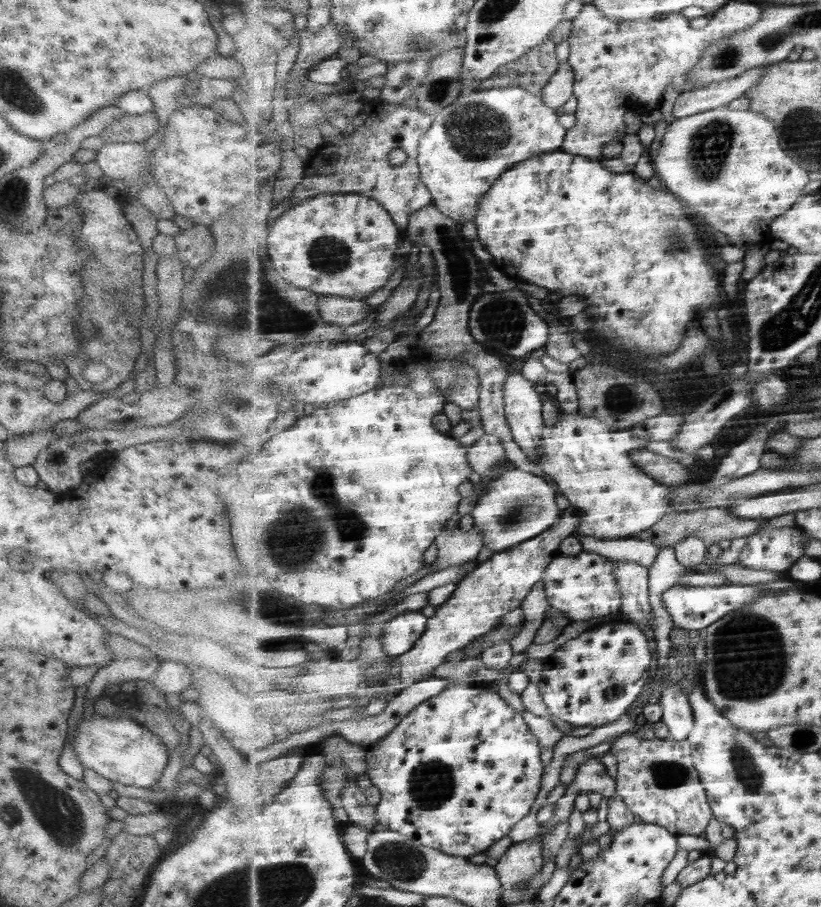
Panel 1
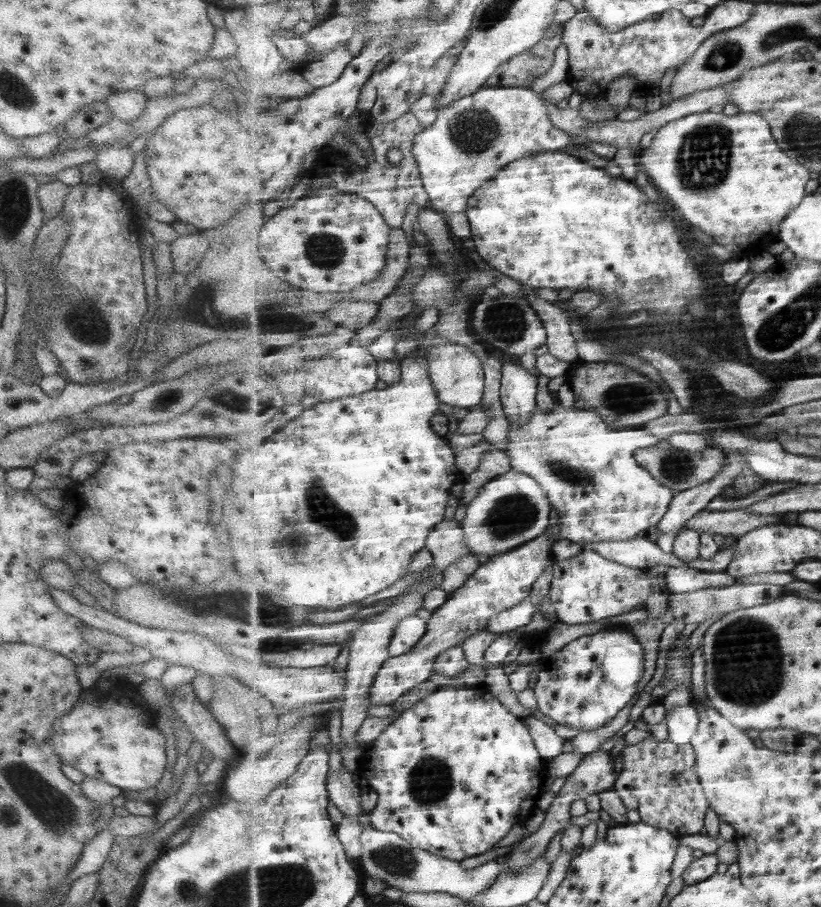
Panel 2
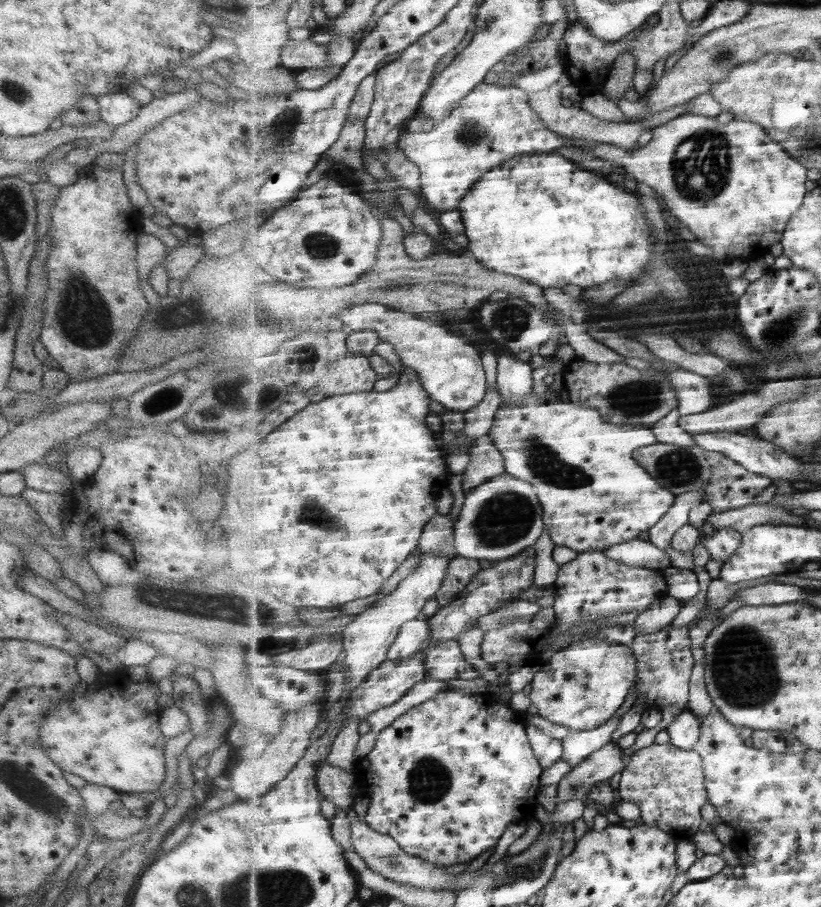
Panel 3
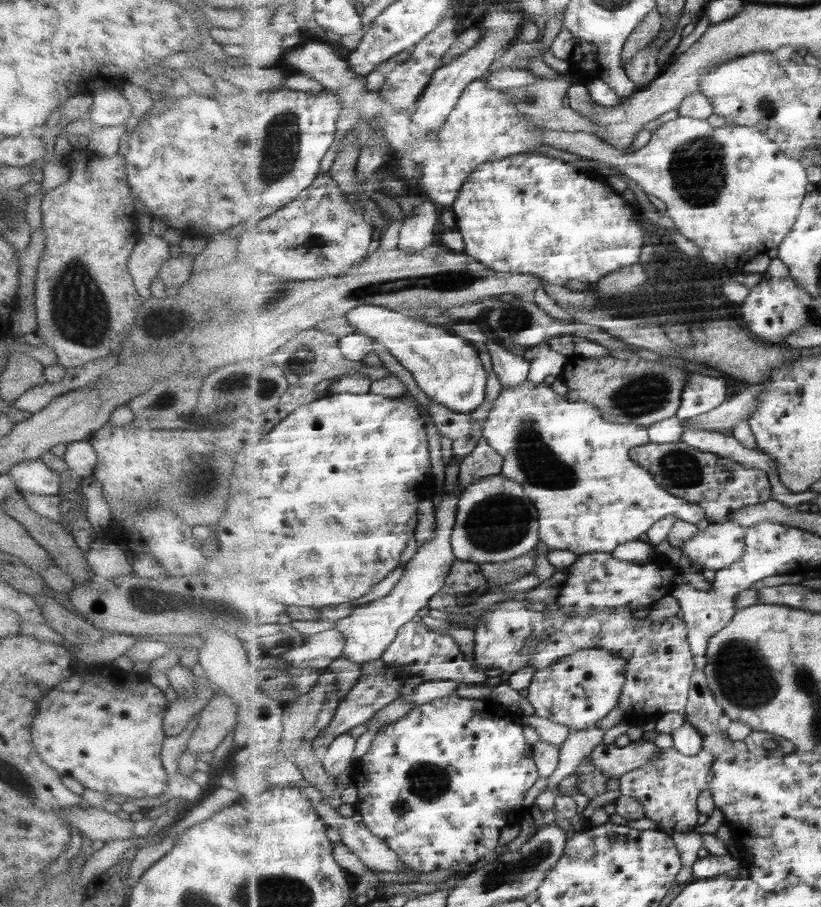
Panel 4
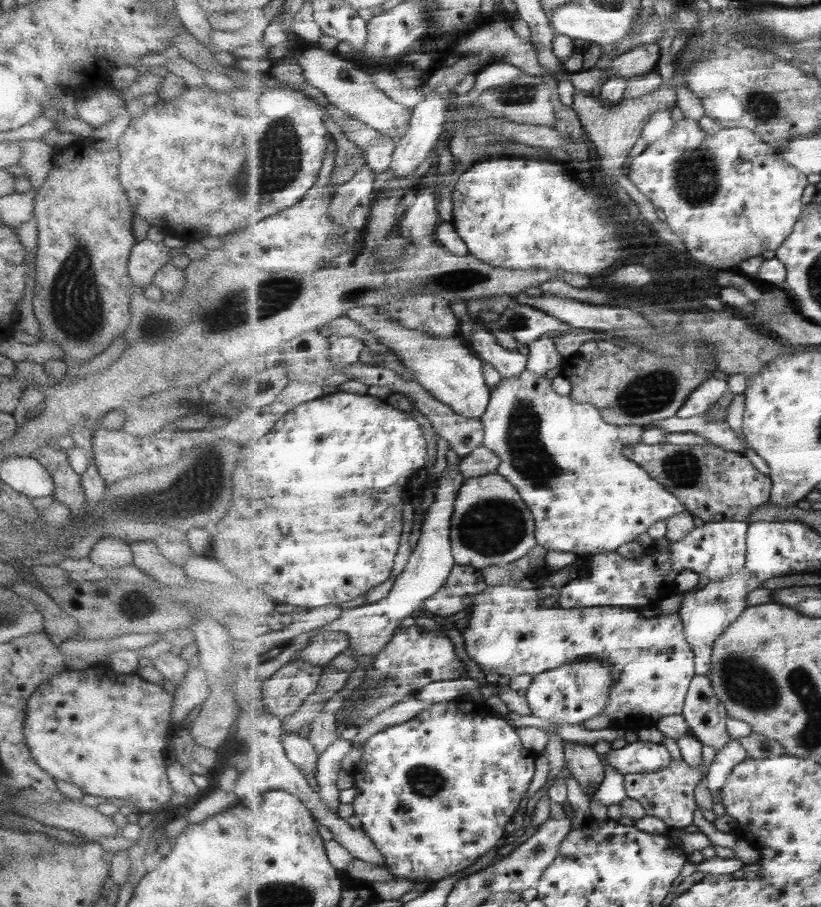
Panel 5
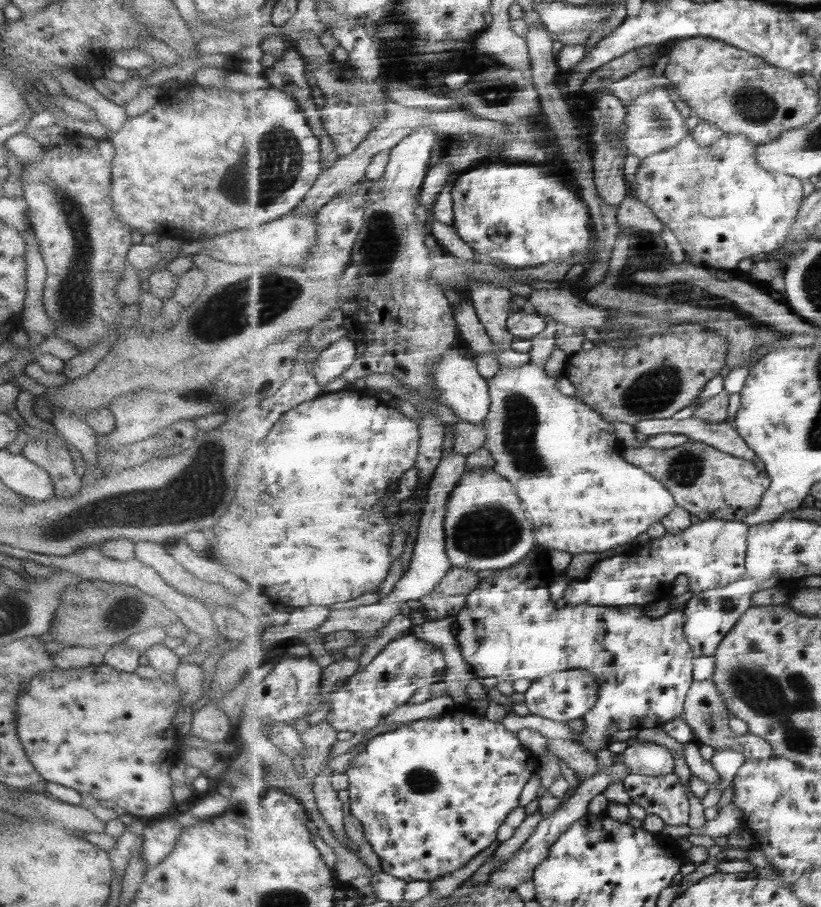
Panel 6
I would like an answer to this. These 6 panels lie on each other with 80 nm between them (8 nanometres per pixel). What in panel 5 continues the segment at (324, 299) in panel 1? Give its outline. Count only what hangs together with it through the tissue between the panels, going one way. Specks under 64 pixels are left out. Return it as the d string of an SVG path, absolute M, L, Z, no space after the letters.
M359 306L351 309L347 317L367 329L378 342L392 347L402 358L404 366L416 374L419 384L437 400L443 401L455 412L469 418L481 418L485 414L492 395L491 388L485 384L485 364L468 342L461 340L460 335L450 339L438 339L426 332L409 330L379 313L376 306Z

